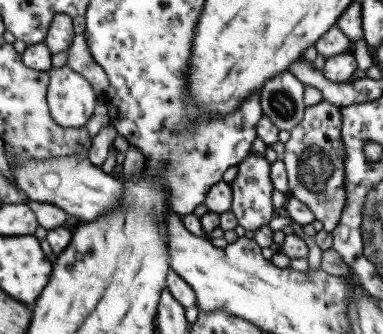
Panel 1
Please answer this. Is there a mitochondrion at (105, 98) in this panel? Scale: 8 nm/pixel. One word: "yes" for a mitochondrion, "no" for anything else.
no

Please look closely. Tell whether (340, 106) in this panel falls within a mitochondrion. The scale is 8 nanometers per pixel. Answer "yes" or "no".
no

